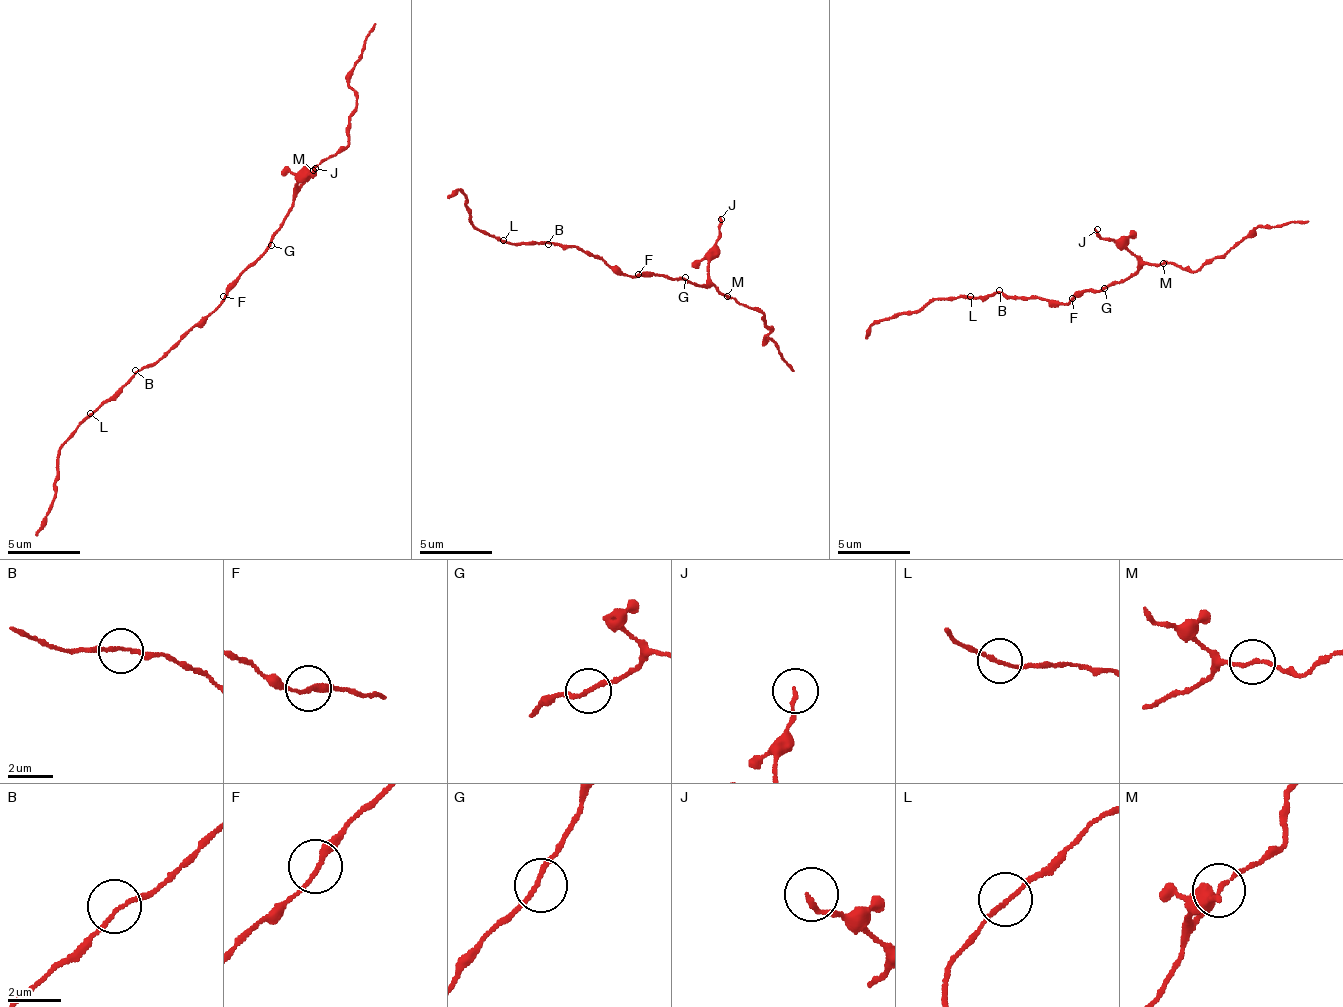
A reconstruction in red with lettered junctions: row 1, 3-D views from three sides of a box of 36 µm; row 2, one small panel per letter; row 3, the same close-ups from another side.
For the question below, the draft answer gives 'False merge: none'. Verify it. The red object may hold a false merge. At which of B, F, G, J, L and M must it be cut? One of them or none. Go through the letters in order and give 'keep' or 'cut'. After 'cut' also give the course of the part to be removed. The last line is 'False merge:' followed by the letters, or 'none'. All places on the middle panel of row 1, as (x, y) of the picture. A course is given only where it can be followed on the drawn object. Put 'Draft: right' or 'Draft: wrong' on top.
Draft: right
B: keep
F: keep
G: keep
J: keep
L: keep
M: keep
False merge: none

